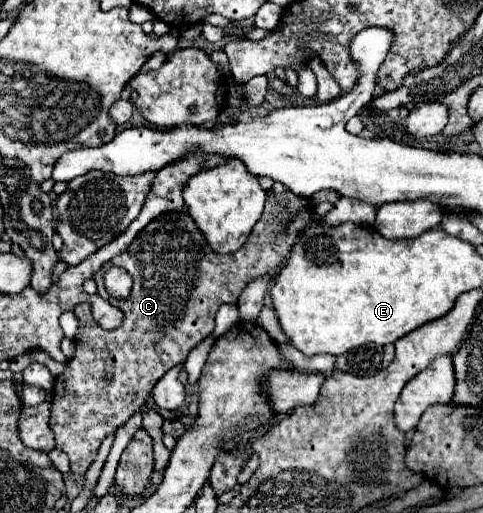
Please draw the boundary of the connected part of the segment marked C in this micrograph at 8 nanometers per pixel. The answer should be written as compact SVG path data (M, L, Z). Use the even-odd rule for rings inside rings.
M275 182L273 188L267 192L265 208L275 208L275 212L279 212L279 214L271 214L271 216L261 218L253 226L247 242L233 254L217 254L209 246L203 232L197 228L195 220L191 218L191 214L187 210L165 212L163 216L171 216L171 220L155 218L153 222L149 222L135 236L135 240L129 244L129 248L125 252L121 252L113 260L105 262L93 274L93 278L97 282L97 294L101 298L105 298L107 302L115 304L117 308L121 308L125 314L125 320L115 330L103 330L93 320L87 302L75 306L75 316L81 322L79 332L75 336L77 350L75 350L75 356L67 362L67 370L55 378L53 400L51 400L53 406L51 406L51 420L49 420L49 428L55 434L55 448L69 456L73 474L83 476L87 472L87 468L91 466L91 462L95 460L95 456L99 452L101 442L109 434L113 434L123 422L127 422L129 416L145 404L145 398L151 394L155 382L165 372L169 372L177 364L183 364L187 360L187 354L199 342L203 342L203 338L207 338L213 332L215 314L217 314L221 304L237 304L241 290L249 282L253 282L255 278L269 278L269 280L275 278L277 268L287 258L287 250L291 248L291 242L295 242L295 234L313 216L313 204L311 204L311 212L309 212L309 204L311 204L309 198L297 196L287 186ZM111 266L125 268L133 276L133 290L123 300L113 298L105 290L103 276Z

